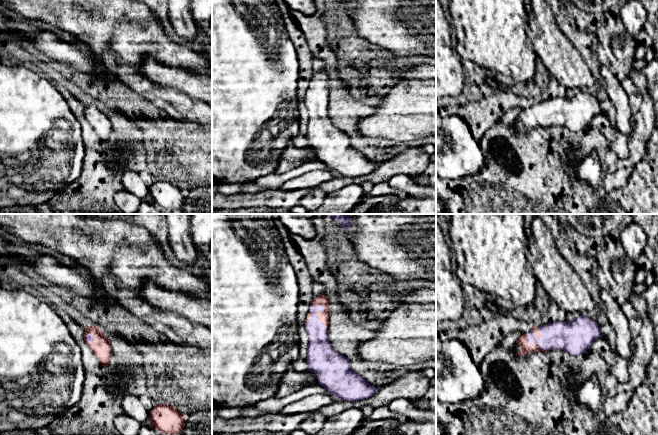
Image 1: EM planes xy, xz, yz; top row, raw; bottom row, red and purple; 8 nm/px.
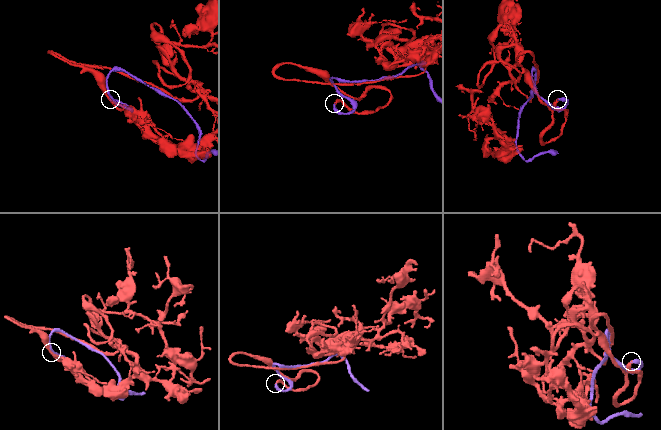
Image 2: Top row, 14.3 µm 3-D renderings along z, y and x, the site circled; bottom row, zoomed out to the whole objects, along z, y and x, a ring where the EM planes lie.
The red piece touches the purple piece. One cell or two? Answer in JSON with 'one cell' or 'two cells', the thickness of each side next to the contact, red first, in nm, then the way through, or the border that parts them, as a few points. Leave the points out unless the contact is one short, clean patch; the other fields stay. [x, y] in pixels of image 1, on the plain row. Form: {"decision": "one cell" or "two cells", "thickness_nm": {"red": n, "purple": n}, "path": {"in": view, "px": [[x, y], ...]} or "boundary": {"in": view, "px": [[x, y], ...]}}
{"decision": "one cell", "thickness_nm": {"red": 100, "purple": 220}}

